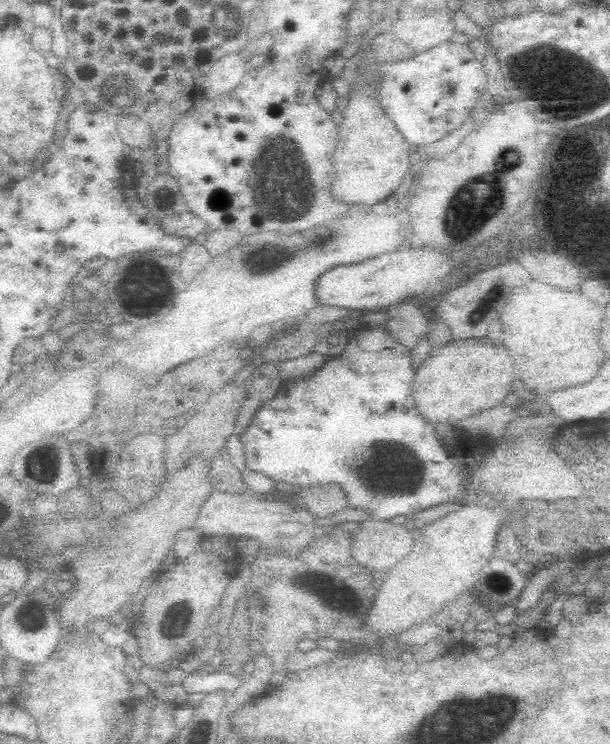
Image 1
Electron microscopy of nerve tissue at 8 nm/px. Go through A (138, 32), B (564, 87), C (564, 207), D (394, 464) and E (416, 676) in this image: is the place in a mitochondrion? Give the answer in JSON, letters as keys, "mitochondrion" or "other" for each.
{"A":"other","B":"mitochondrion","C":"other","D":"mitochondrion","E":"other"}

